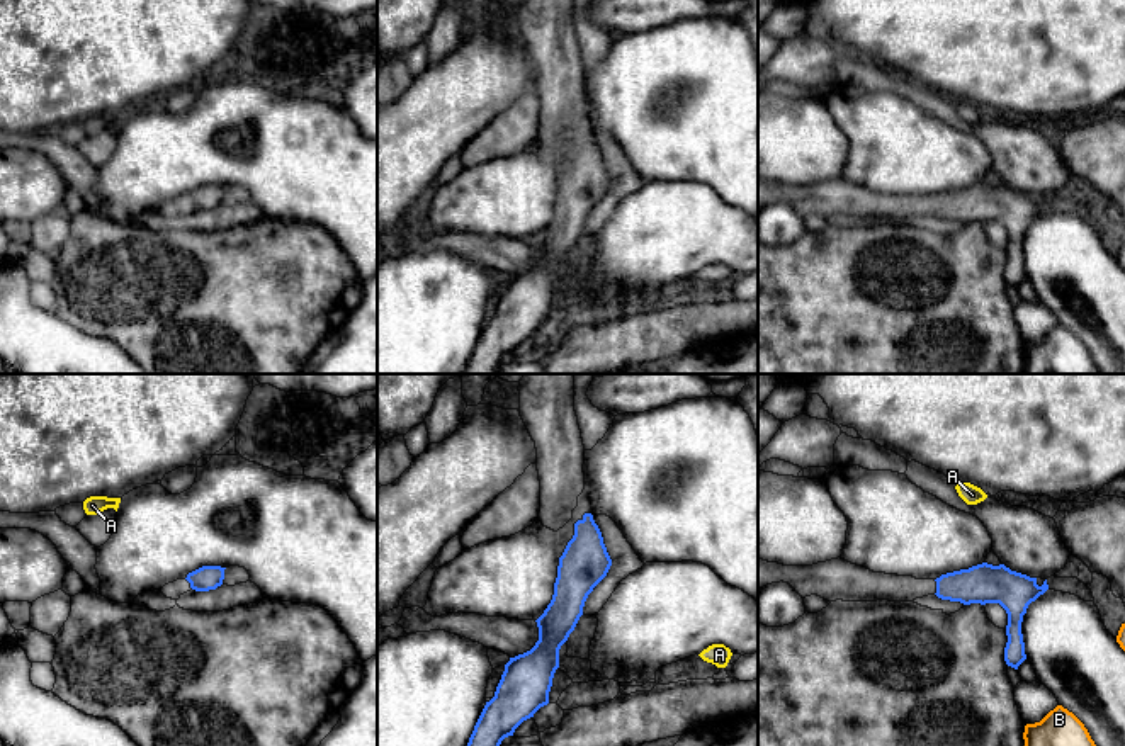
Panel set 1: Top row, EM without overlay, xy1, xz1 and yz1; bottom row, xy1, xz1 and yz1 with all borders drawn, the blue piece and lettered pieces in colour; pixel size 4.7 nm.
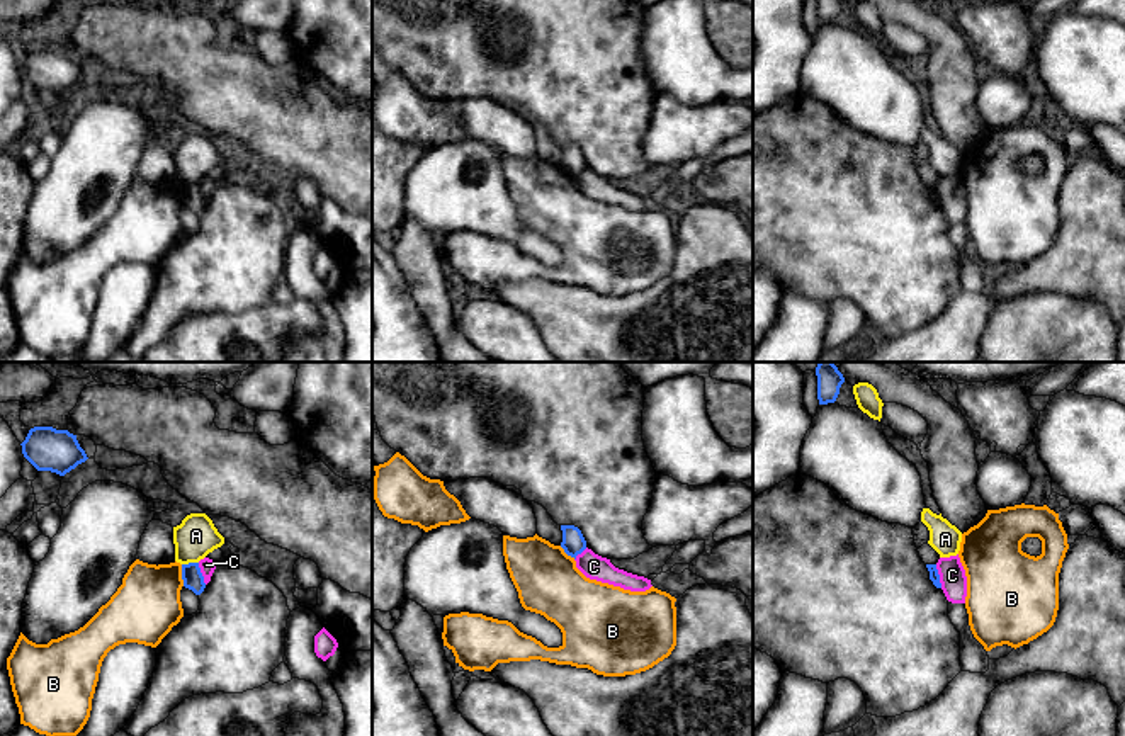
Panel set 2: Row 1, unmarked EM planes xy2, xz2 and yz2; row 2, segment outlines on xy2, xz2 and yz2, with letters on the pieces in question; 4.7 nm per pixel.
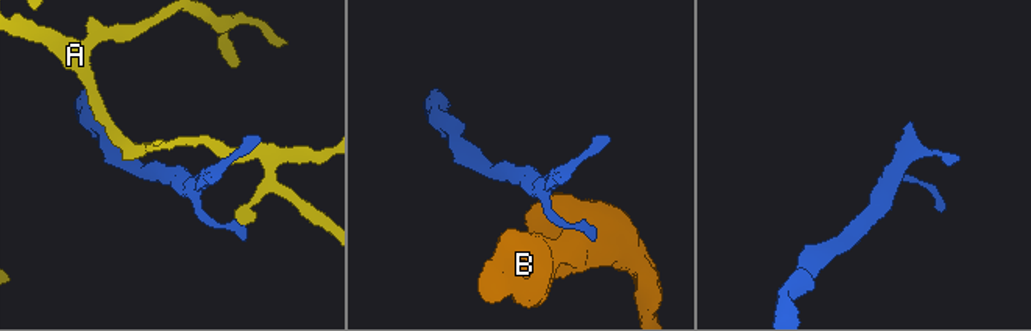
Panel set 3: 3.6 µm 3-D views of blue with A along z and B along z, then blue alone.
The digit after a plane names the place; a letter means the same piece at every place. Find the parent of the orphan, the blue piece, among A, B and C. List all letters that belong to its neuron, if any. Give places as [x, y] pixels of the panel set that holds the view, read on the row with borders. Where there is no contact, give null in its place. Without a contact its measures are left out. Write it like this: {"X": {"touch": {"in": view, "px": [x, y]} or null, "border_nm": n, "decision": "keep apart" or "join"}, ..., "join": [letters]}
{"A": {"touch": {"in": "xy2", "px": [189, 563]}, "border_nm": 80, "decision": "keep apart"}, "B": {"touch": {"in": "xy2", "px": [182, 575]}, "border_nm": 110, "decision": "keep apart"}, "C": {"touch": {"in": "yz2", "px": [938, 577]}, "border_nm": 120, "decision": "keep apart"}, "join": []}

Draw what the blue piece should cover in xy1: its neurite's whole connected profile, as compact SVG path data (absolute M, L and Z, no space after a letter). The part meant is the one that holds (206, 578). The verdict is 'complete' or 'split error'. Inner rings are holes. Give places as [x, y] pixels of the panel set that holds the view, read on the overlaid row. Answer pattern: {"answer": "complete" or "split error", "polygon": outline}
{"answer": "split error", "polygon": "M202 566L187 574L185 579L177 579L173 583L165 585L160 591L172 600L178 600L184 593L195 591L209 591L216 590L223 585L224 569L221 566Z"}

